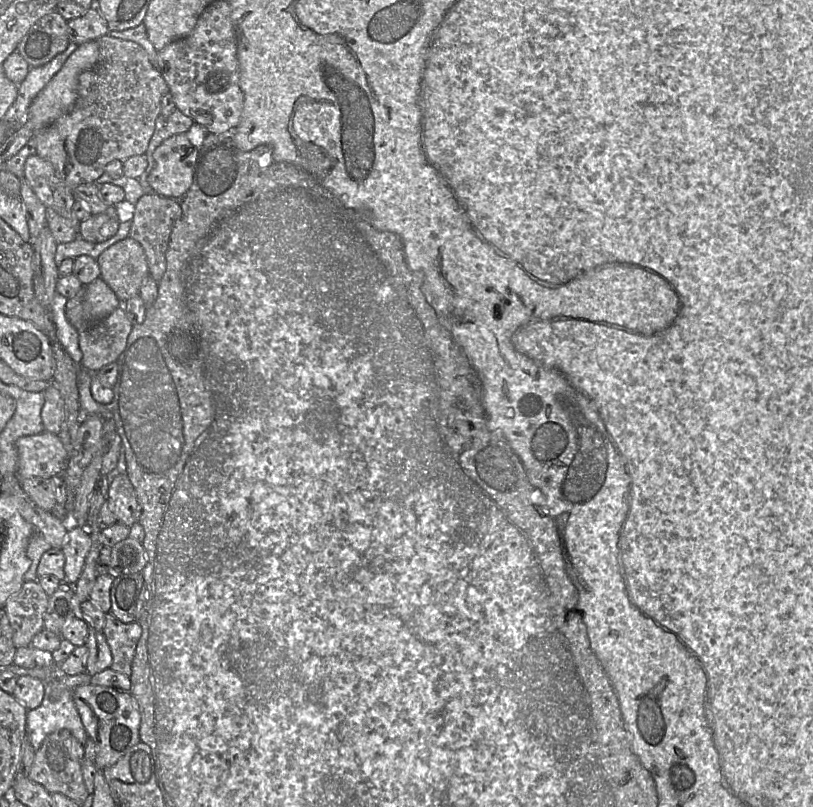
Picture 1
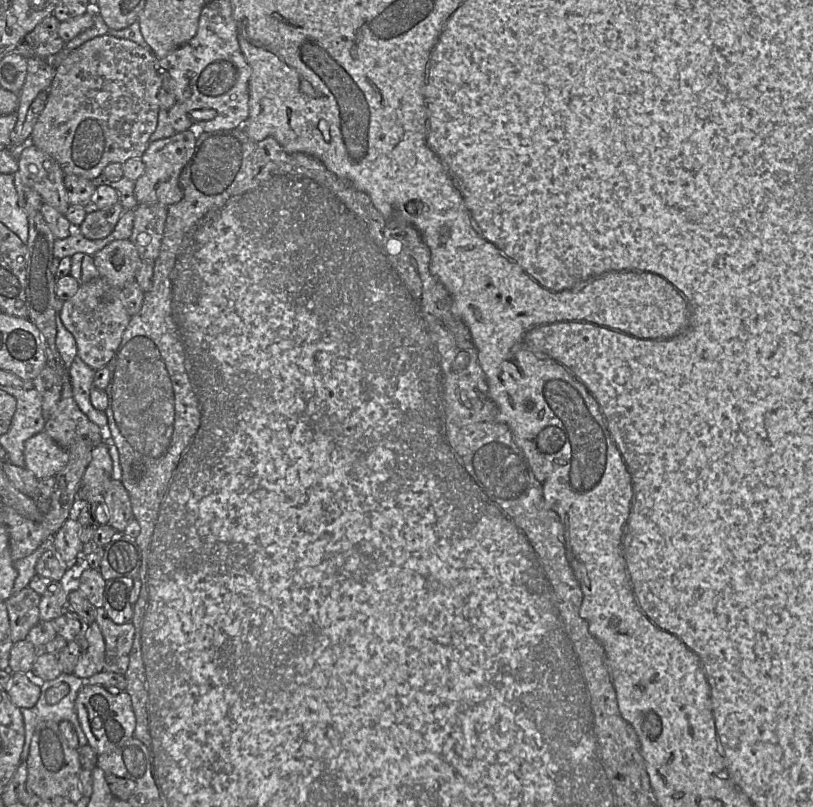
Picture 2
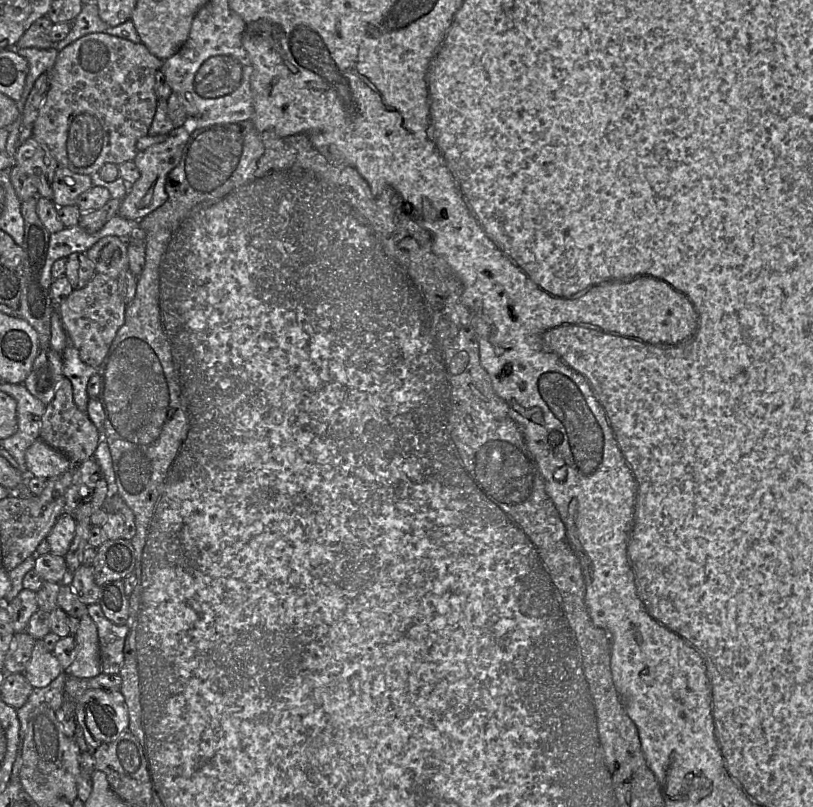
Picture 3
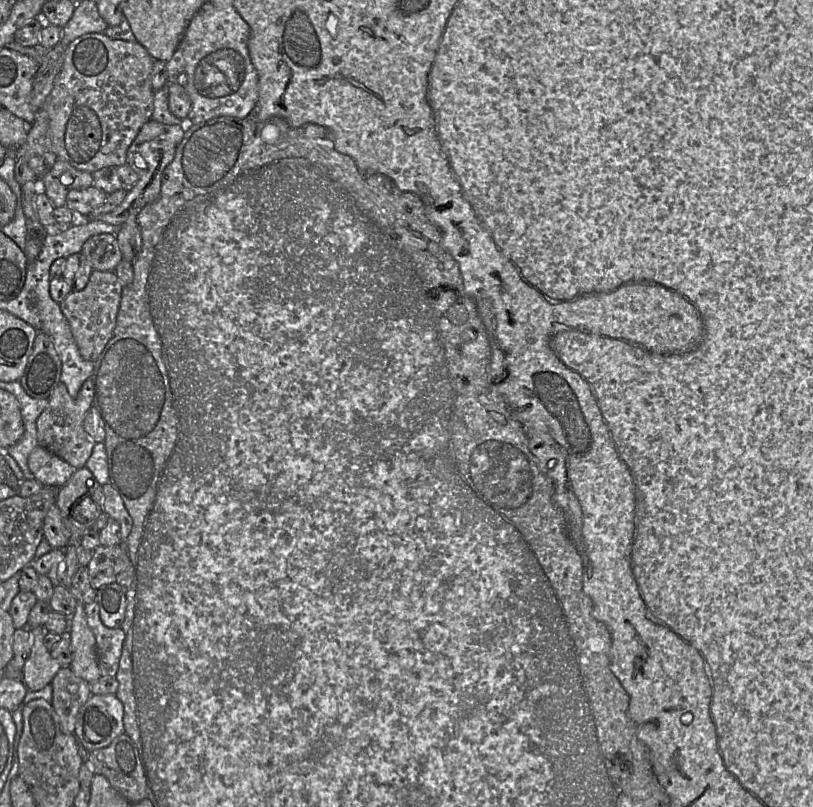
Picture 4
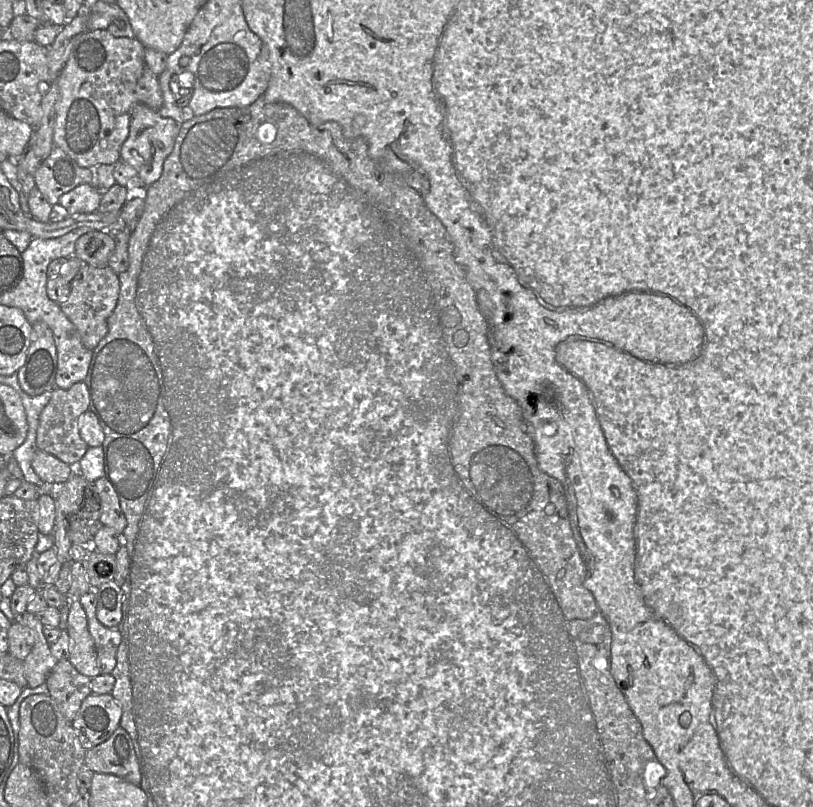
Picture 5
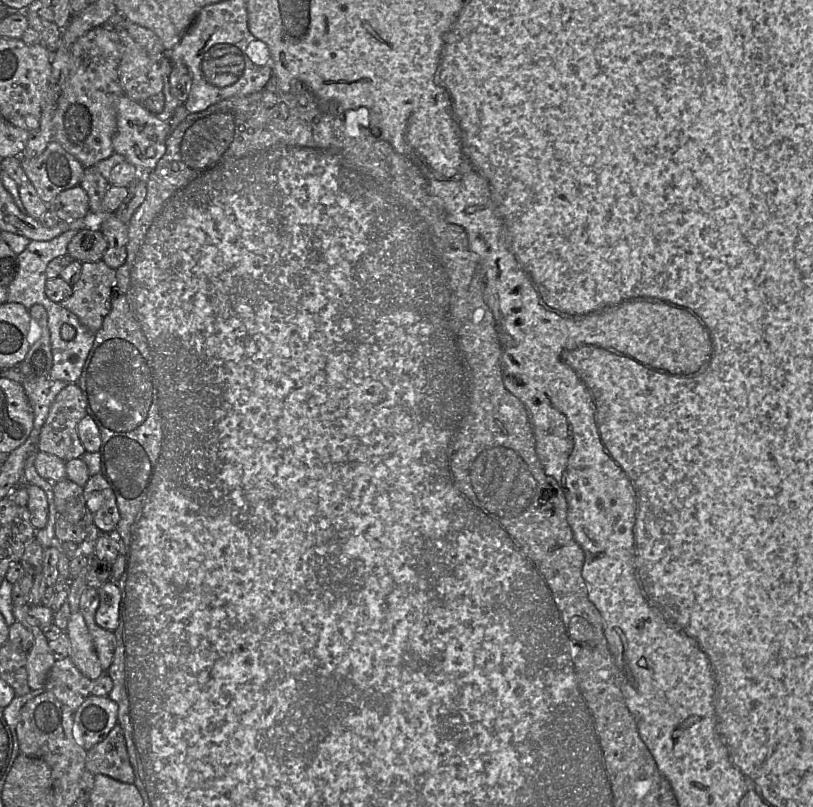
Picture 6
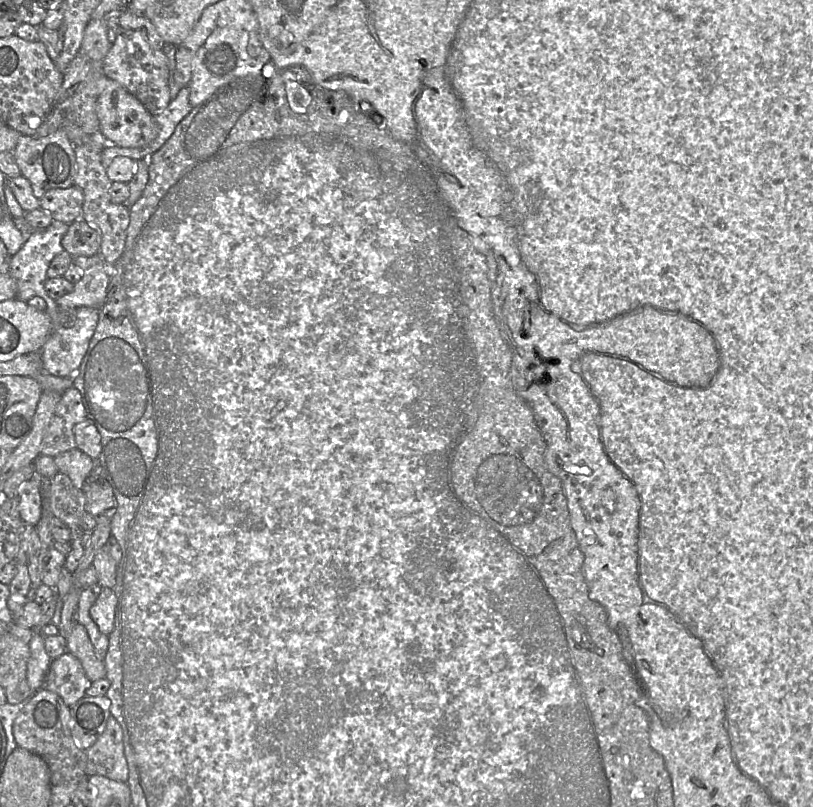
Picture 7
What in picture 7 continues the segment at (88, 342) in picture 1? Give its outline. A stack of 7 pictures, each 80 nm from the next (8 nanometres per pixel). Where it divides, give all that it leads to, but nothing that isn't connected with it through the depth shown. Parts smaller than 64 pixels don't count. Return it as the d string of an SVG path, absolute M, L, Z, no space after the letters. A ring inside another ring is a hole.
M101 255L77 256L73 263L82 272L80 280L74 284L72 292L55 300L59 308L59 323L65 328L74 325L75 312L81 307L98 308L104 304L111 280L111 267Z

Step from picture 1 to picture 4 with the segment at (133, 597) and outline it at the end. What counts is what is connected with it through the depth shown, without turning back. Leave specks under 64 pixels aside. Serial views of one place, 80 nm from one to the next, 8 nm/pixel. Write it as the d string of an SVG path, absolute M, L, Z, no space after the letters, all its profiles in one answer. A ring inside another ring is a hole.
M115 581L97 590L95 600L100 619L108 628L120 628L126 614L127 598L123 588Z

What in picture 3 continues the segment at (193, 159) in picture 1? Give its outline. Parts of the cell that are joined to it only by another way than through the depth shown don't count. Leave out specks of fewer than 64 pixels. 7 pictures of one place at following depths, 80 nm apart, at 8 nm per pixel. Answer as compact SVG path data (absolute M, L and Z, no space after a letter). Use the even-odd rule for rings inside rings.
M187 118L183 126L174 128L168 134L156 136L148 134L137 141L137 155L133 161L140 171L140 178L133 184L127 184L128 194L121 202L118 216L139 221L166 202L168 198L165 190L166 178L171 170L179 164L190 134L196 128L193 120Z

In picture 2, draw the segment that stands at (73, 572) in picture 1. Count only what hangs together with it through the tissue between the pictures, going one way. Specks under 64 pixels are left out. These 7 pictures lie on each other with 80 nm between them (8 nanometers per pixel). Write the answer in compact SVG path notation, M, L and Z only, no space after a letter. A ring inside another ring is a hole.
M70 517L52 538L52 545L67 568L71 568L80 560L83 543L79 534L80 524L75 517Z

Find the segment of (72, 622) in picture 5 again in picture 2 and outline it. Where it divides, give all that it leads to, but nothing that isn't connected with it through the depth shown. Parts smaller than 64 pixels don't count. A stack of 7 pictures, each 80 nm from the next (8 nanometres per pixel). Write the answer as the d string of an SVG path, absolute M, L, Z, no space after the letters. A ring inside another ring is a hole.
M83 621L83 631L74 641L80 646L80 656L73 675L87 679L104 671L105 641L98 624Z

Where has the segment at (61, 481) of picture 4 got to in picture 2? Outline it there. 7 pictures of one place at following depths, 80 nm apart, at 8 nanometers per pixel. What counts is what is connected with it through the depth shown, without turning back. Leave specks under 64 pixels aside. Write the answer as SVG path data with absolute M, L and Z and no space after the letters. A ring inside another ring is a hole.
M44 431L29 438L24 446L25 468L37 479L55 477L68 461L68 451L62 449Z

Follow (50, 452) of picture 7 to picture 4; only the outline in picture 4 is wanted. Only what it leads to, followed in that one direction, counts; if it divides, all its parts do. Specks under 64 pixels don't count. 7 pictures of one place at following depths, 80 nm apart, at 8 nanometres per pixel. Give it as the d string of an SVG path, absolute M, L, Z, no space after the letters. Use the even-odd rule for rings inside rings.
M88 378L78 395L72 397L65 384L59 382L48 398L48 406L37 419L38 445L65 460L75 469L85 466L96 444L86 433L83 423L87 411L91 408L95 395L95 382Z

